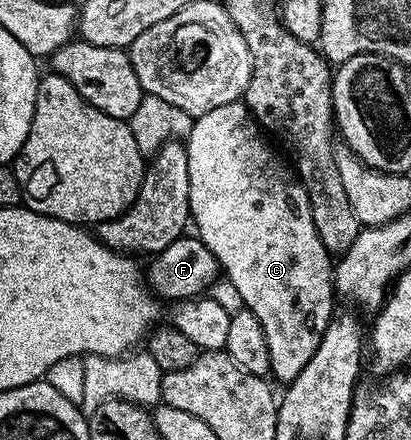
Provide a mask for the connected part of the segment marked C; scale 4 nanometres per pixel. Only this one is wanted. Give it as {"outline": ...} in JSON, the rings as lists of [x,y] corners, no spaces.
{"outline":[[[245,100],[224,103],[224,107],[208,111],[208,115],[193,118],[184,144],[188,151],[190,219],[193,228],[198,228],[195,229],[196,235],[204,247],[216,255],[218,268],[225,280],[230,281],[236,291],[240,291],[243,306],[250,309],[256,319],[260,319],[268,339],[273,380],[281,383],[294,381],[296,375],[304,371],[304,363],[316,355],[316,347],[320,347],[320,339],[330,318],[336,313],[332,254],[326,250],[324,243],[320,243],[320,235],[316,235],[310,196],[293,168],[268,140]]]}

